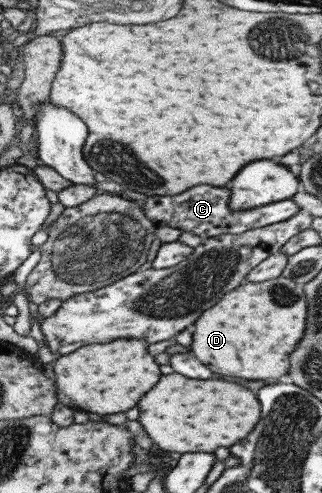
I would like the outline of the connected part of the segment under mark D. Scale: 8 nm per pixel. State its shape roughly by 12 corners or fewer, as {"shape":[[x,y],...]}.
{"shape":[[244,282],[194,322],[214,374],[276,380],[304,334],[303,288]]}

